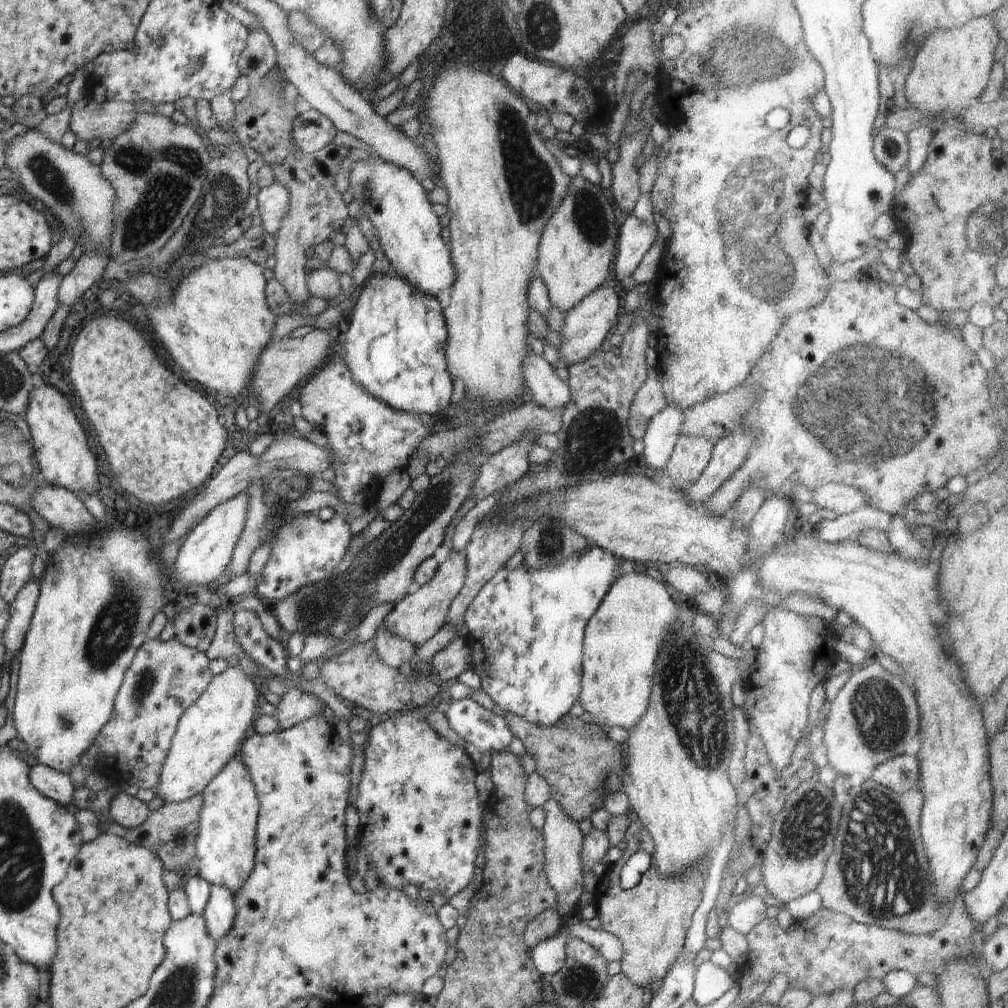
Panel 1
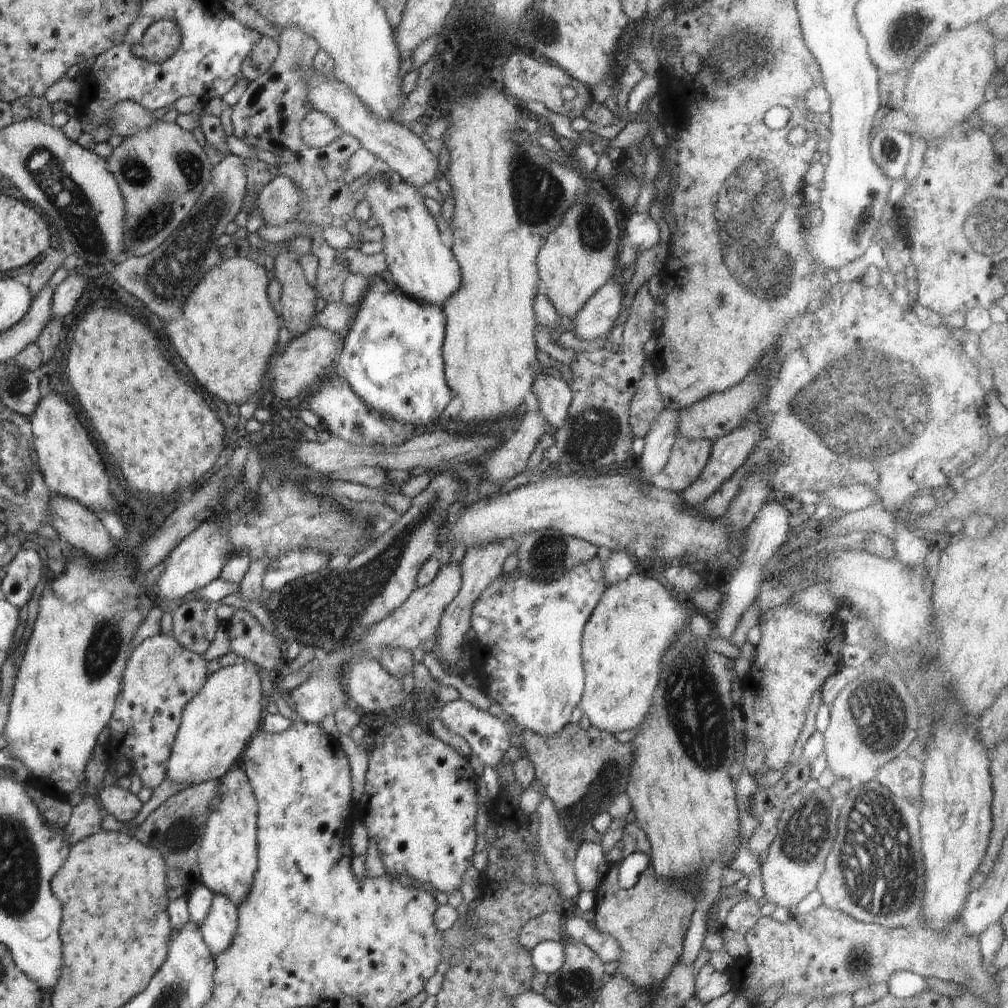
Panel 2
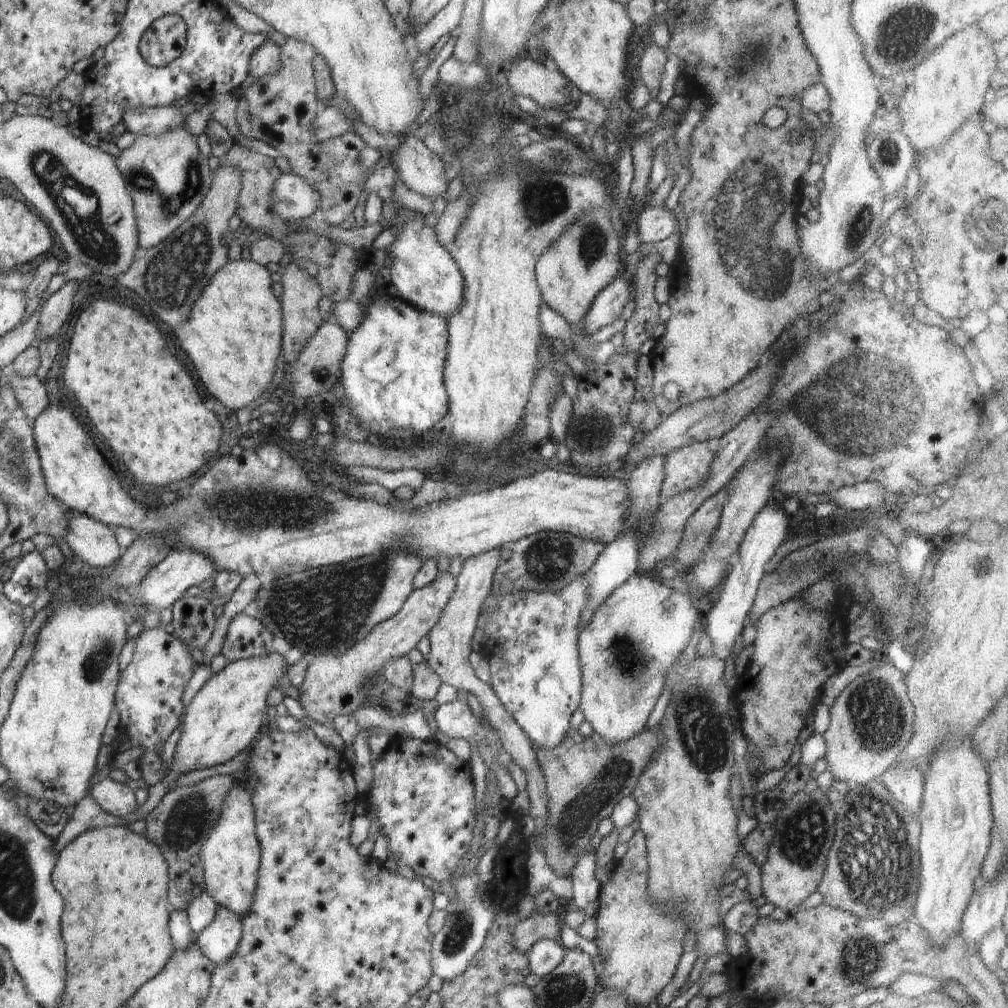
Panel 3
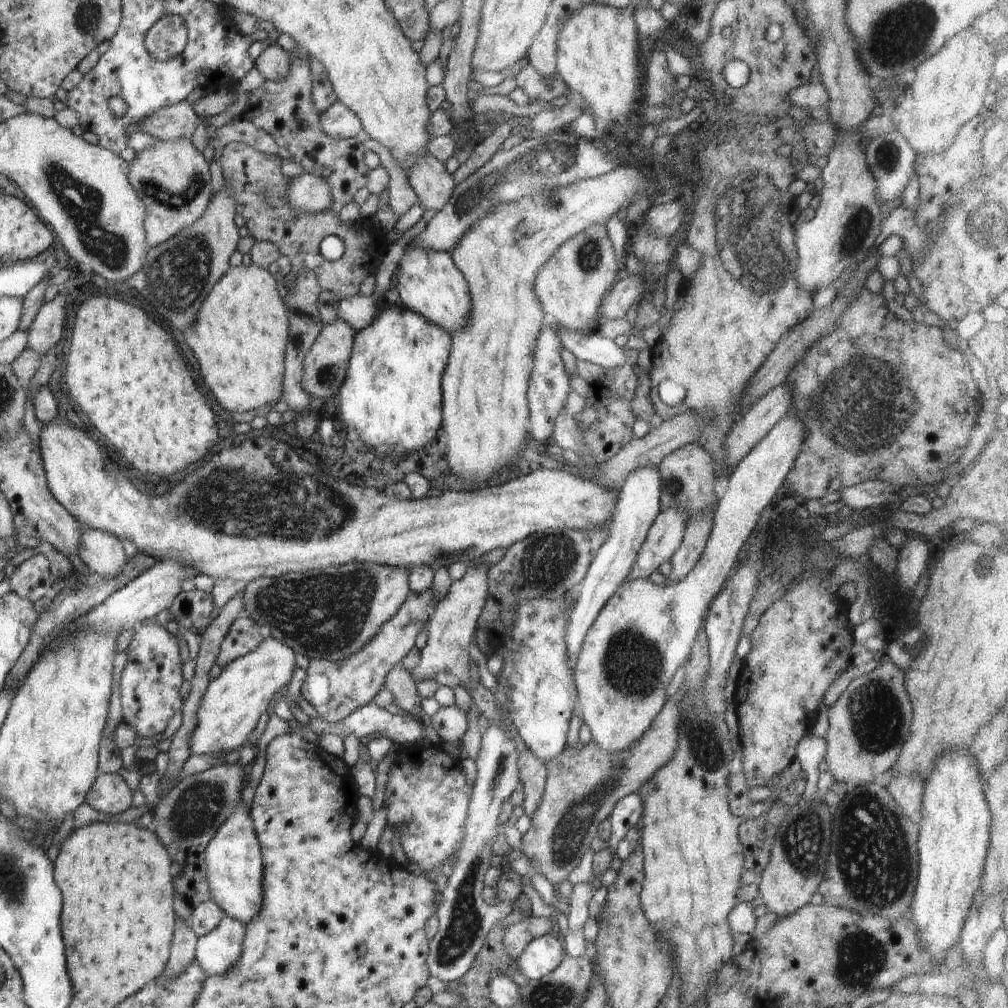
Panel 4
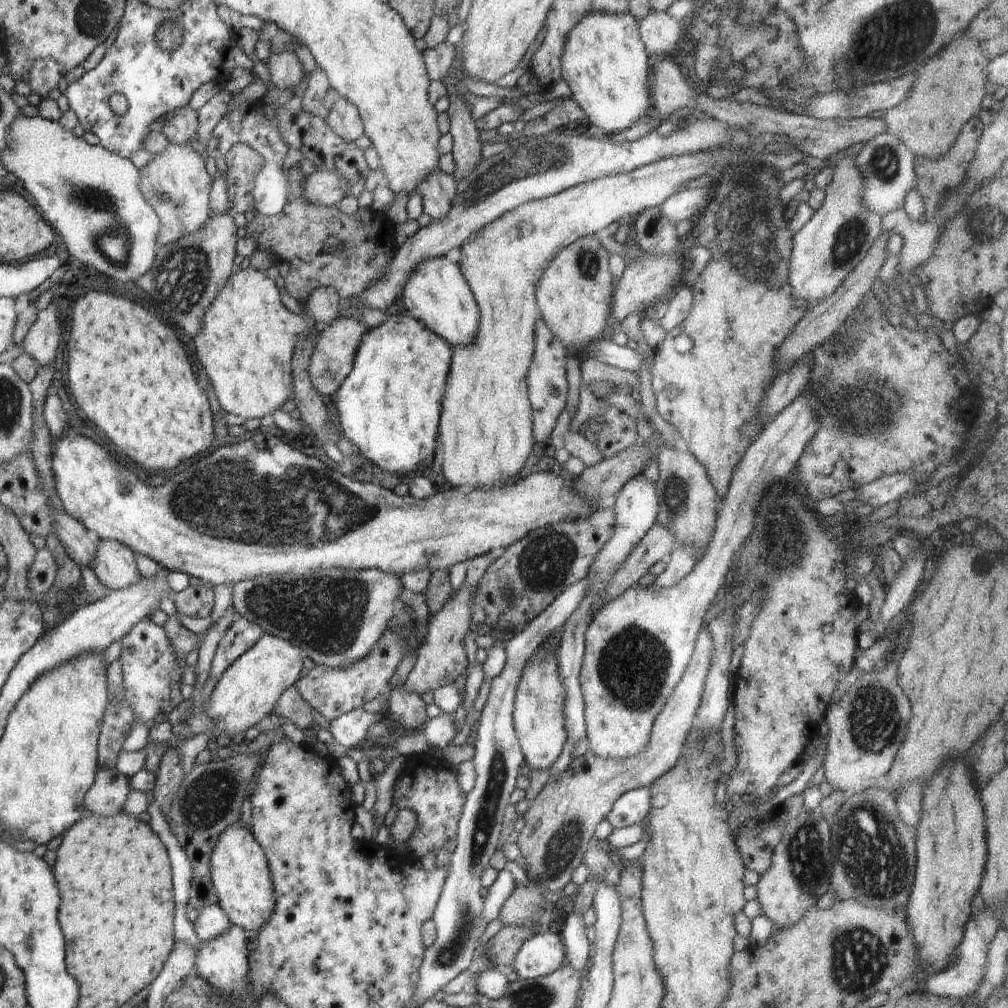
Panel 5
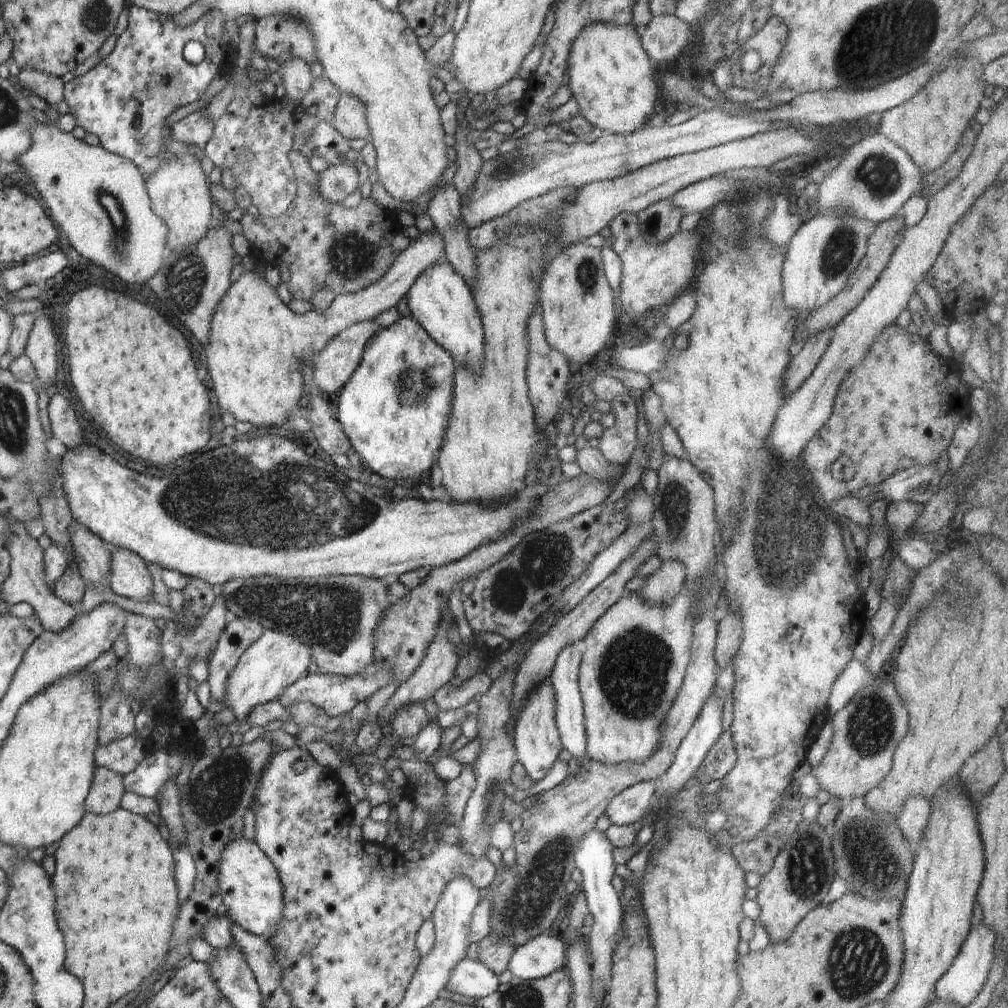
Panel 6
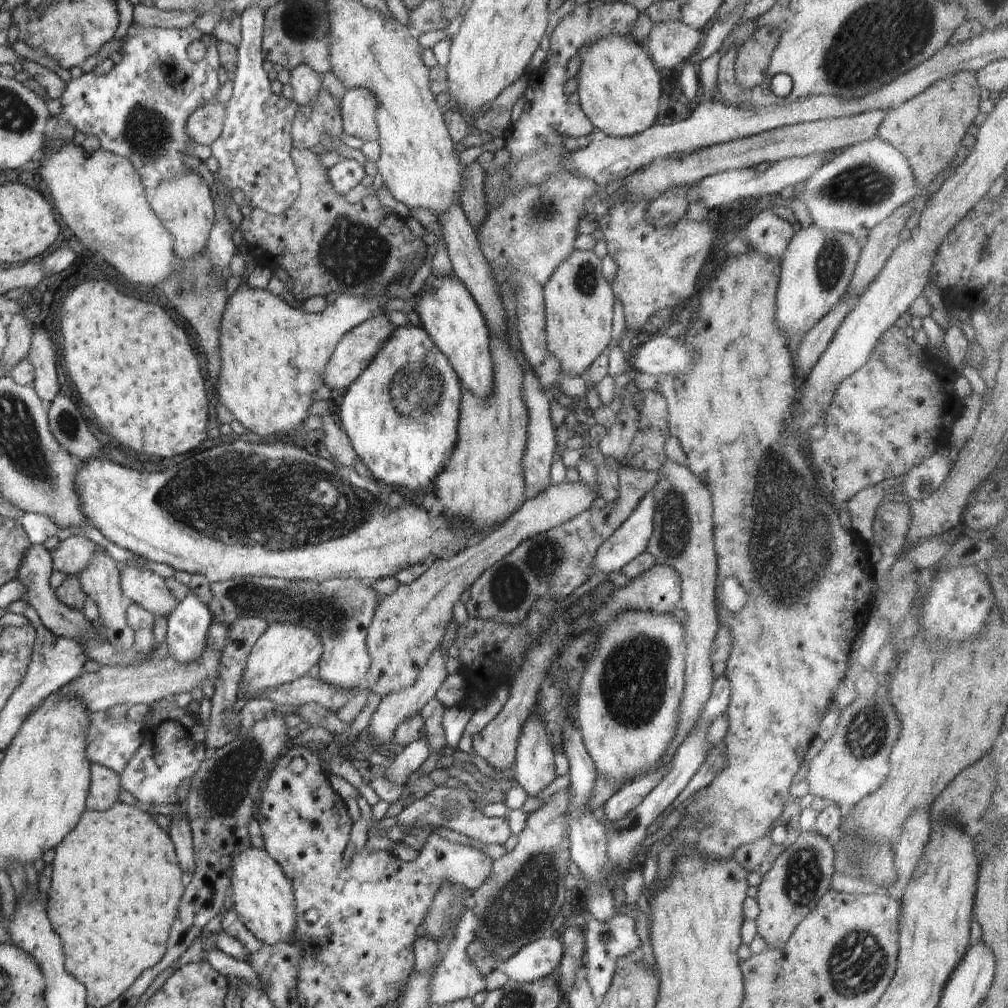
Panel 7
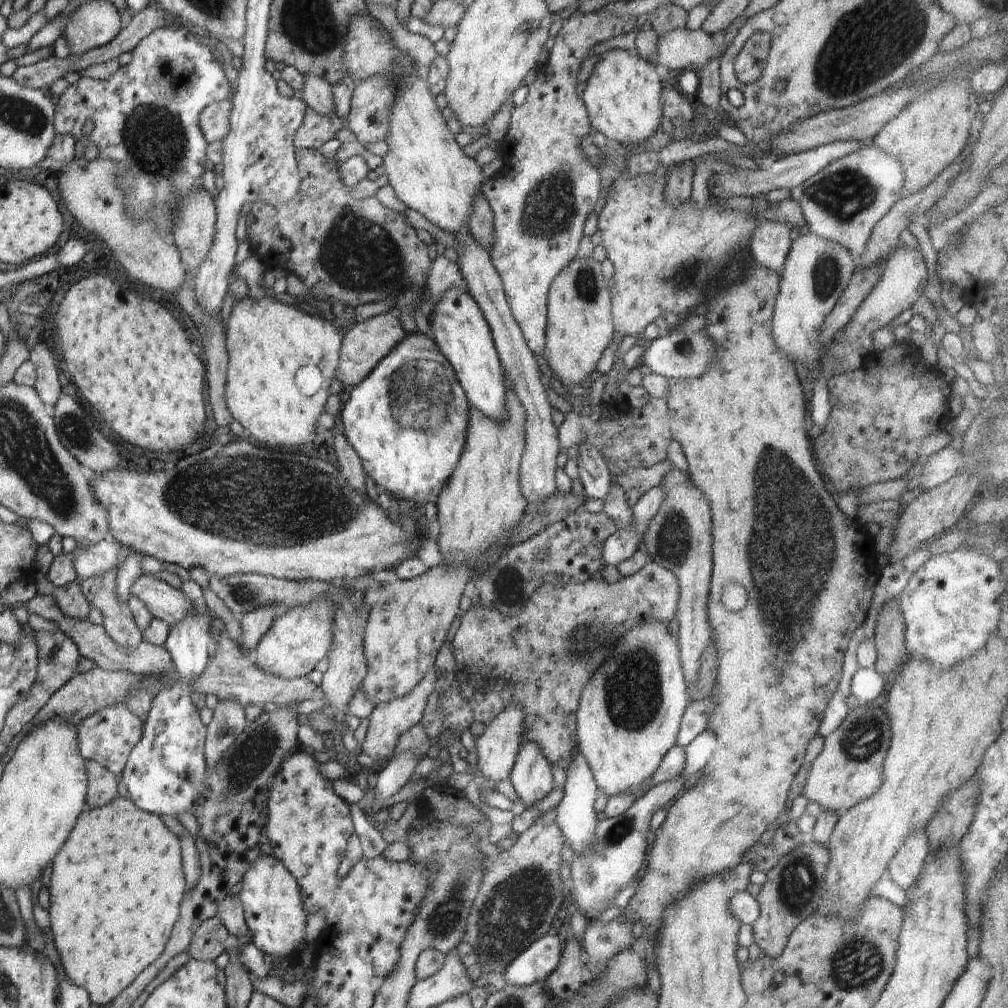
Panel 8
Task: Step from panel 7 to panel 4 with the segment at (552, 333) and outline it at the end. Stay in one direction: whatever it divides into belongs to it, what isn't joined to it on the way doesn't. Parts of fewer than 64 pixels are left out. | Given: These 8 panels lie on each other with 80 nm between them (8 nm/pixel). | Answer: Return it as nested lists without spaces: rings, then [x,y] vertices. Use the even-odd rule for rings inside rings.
[[[592,226],[571,236],[538,269],[535,291],[546,318],[554,325],[583,333],[597,332],[601,302],[621,275],[606,226]]]

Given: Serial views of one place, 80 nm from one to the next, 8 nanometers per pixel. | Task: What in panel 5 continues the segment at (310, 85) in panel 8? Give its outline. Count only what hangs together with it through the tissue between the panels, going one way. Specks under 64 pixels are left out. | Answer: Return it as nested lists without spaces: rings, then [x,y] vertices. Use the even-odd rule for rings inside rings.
[[[292,50],[271,52],[265,66],[273,84],[279,89],[295,87],[306,73]]]

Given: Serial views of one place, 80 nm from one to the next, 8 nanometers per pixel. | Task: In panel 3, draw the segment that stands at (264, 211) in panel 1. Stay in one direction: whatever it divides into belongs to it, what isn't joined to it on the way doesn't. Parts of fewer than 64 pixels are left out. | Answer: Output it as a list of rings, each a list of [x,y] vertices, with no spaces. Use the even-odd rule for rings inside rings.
[[[281,173],[272,185],[271,196],[275,200],[275,213],[286,223],[292,223],[302,217],[316,217],[319,214],[319,194],[306,180],[294,173]]]

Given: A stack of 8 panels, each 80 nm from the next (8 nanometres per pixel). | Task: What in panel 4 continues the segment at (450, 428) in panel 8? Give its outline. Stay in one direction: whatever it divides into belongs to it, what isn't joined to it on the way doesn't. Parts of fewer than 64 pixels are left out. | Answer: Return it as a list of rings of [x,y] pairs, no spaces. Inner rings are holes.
[[[392,307],[378,310],[373,321],[353,338],[352,352],[342,386],[337,391],[342,419],[358,440],[374,446],[391,458],[422,449],[438,432],[442,424],[442,377],[451,351],[451,334],[427,318]]]

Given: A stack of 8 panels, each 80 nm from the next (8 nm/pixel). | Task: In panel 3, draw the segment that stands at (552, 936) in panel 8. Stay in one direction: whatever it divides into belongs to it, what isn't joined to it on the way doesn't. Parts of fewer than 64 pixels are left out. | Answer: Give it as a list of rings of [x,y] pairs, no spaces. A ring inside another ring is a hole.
[[[540,939],[526,952],[531,973],[546,976],[564,958],[566,948],[560,941]]]

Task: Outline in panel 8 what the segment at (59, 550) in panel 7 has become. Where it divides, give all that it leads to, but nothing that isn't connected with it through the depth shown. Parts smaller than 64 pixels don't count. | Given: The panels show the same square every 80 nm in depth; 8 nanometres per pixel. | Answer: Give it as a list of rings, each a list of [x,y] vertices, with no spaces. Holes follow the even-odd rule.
[[[108,536],[98,544],[80,544],[77,542],[76,549],[72,554],[72,566],[78,578],[84,580],[102,576],[108,570],[117,570],[118,556],[122,544],[113,537]]]

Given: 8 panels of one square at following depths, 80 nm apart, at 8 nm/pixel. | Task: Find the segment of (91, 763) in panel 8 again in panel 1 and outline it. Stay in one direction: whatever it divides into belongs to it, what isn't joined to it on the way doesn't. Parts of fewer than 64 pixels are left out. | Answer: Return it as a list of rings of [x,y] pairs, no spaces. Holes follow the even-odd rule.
[[[118,793],[111,800],[110,816],[124,828],[138,828],[149,818],[150,811],[146,803],[136,796]]]

